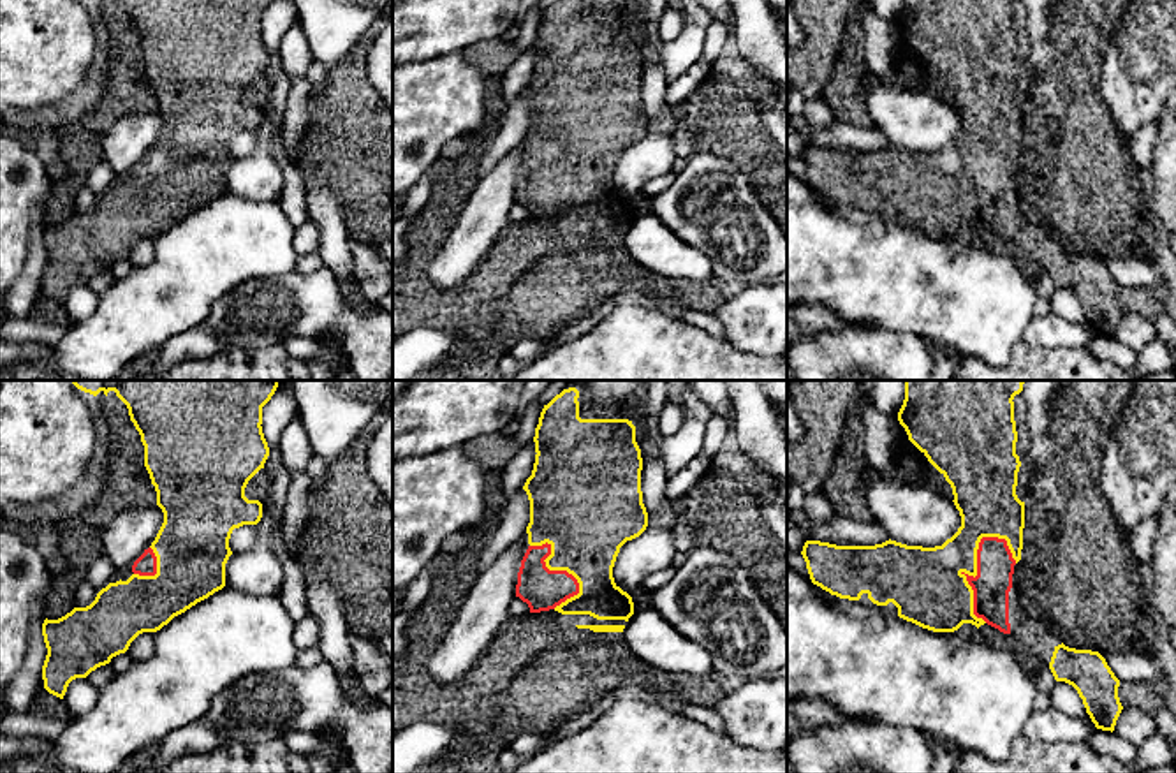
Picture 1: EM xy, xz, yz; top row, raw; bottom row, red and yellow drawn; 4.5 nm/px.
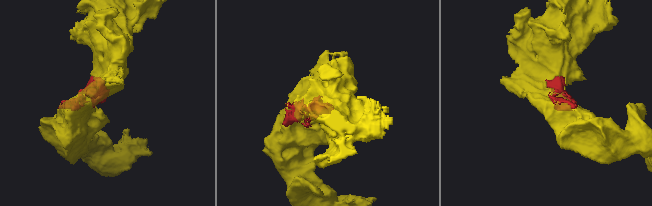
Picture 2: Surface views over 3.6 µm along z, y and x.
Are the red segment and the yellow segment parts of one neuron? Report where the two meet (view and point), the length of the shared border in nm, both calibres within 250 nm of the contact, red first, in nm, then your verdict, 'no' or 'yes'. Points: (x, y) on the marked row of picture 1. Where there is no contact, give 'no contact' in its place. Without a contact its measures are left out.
meets red in yz at (972, 576); contact 400 nm long; 180 nm thick on the red side, 340 nm on the other; yes

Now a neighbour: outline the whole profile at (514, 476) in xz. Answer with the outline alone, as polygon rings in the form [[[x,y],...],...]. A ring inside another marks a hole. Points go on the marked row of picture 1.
[[[532,438],[528,444],[521,445],[511,463],[500,470],[503,504],[509,502],[512,495],[521,490],[526,479],[532,475],[535,454],[535,442]]]

